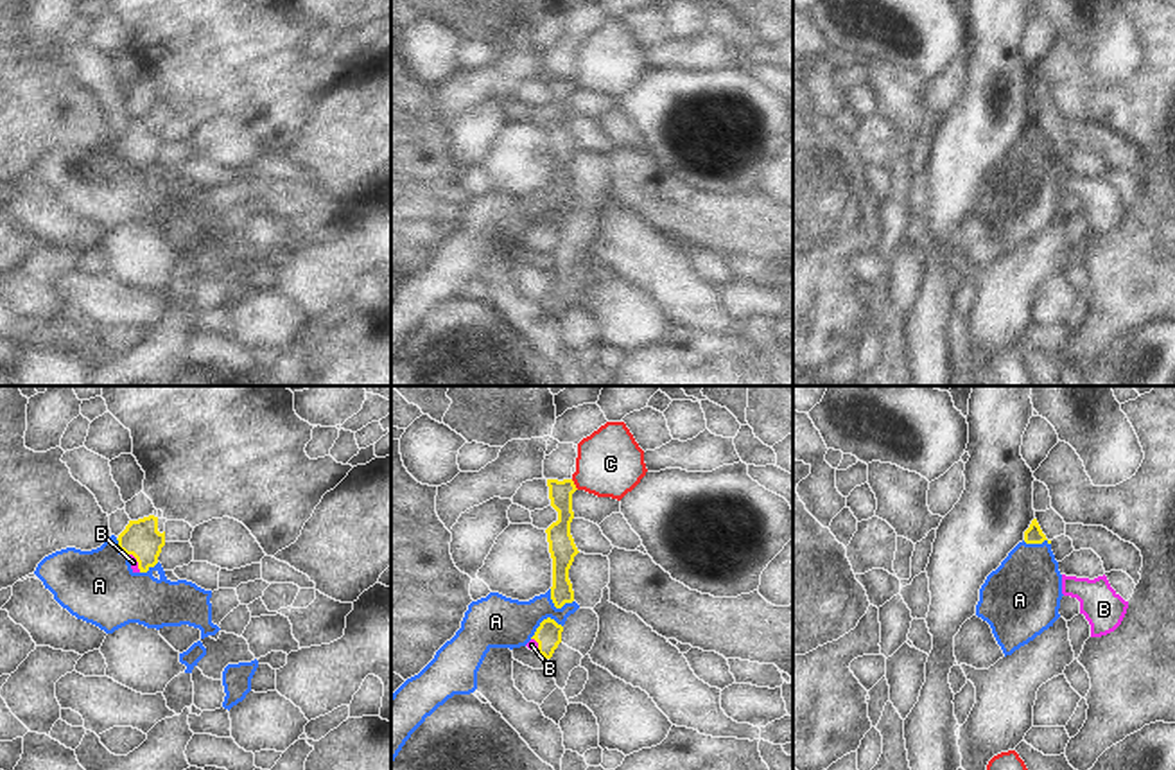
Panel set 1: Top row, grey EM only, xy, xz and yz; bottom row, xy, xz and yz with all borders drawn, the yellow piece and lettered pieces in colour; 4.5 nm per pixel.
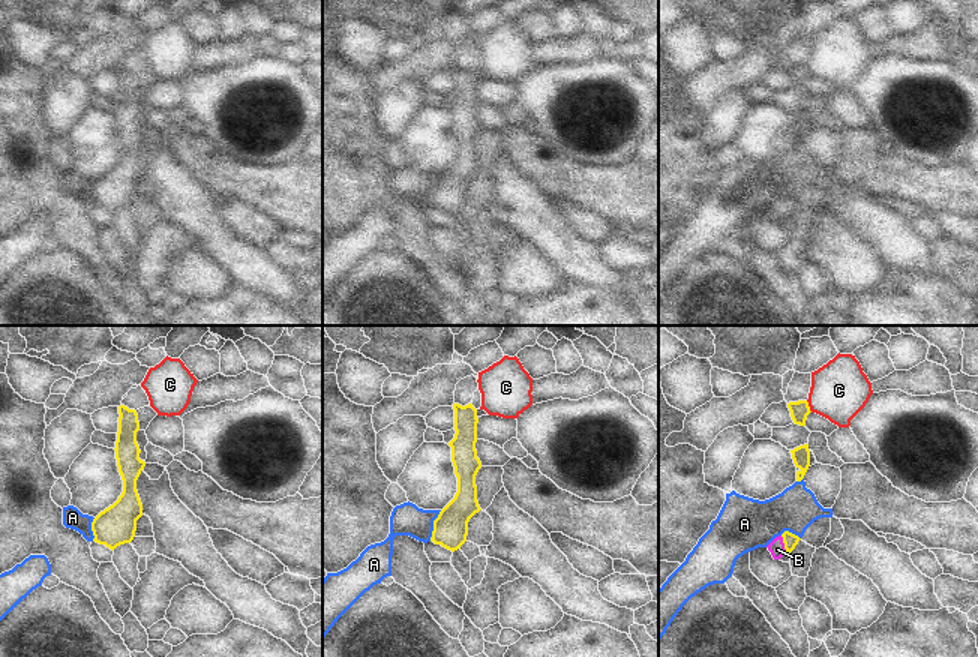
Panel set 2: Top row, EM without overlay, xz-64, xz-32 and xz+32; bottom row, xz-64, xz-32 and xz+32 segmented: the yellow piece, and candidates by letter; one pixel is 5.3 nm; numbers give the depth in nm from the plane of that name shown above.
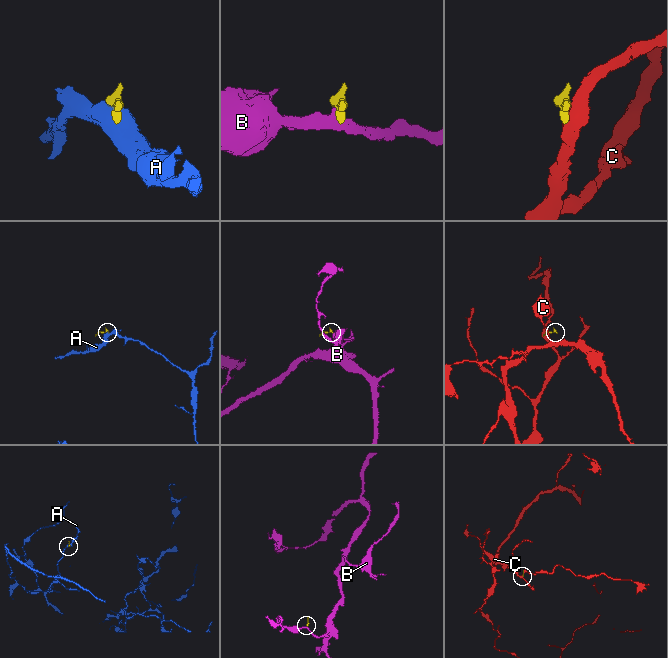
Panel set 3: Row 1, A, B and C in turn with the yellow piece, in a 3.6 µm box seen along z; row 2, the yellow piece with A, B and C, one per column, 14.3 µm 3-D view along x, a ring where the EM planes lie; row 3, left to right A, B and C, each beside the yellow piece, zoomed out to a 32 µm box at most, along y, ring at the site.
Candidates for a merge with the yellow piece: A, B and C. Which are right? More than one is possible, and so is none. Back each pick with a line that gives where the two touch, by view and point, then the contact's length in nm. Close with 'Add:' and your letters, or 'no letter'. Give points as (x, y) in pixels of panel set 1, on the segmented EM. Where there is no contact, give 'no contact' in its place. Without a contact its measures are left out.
B: xy (137, 560) | 100 nm
Add: B

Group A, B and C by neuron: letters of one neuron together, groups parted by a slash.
A / B / C

